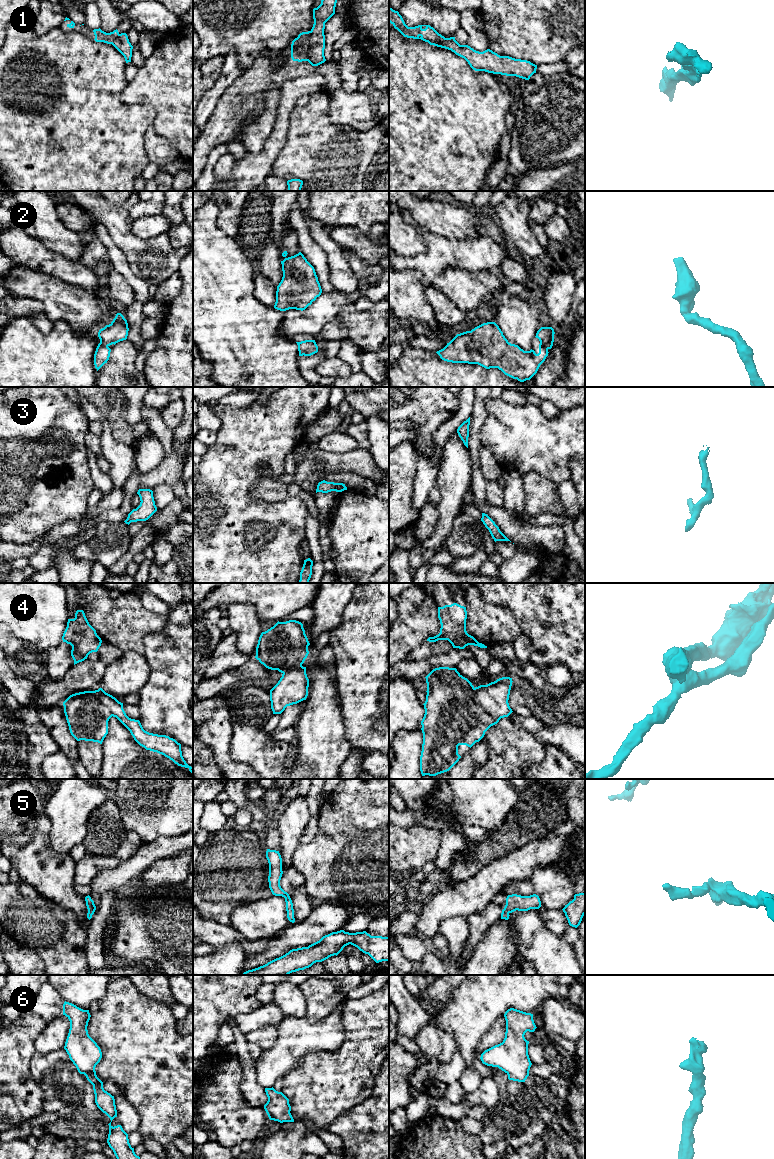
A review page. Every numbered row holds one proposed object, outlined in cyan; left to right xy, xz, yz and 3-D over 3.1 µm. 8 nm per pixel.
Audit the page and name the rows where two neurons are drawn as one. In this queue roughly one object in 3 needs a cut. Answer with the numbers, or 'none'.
1, 4

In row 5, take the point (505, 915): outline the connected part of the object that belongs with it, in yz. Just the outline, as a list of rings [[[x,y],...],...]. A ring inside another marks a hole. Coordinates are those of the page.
[[[517,894],[508,895],[506,905],[501,913],[501,919],[508,920],[509,914],[518,911],[528,911],[530,909],[539,909],[541,901],[538,895],[521,896]]]

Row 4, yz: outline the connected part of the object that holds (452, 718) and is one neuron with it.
[[[435,668],[425,678],[427,695],[423,704],[425,714],[421,721],[423,744],[420,771],[422,776],[436,776],[449,771],[459,761],[461,758],[458,754],[459,745],[471,748],[500,719],[489,716],[479,704],[474,702],[474,686],[456,668]]]

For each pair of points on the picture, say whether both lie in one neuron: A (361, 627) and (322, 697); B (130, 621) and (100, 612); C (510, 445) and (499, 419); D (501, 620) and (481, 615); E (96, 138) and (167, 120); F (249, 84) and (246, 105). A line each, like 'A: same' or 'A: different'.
A: different
B: same
C: same
D: same
E: different
F: same

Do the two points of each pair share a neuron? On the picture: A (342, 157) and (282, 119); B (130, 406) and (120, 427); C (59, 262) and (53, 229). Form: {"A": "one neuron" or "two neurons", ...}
{"A": "two neurons", "B": "two neurons", "C": "two neurons"}

